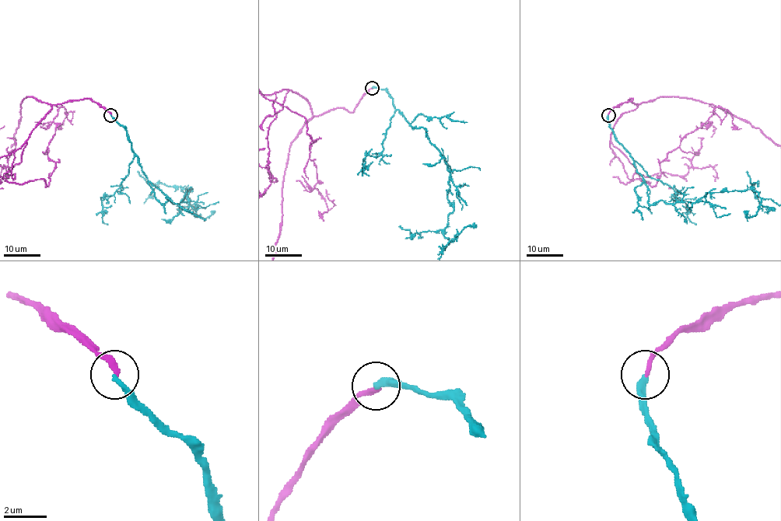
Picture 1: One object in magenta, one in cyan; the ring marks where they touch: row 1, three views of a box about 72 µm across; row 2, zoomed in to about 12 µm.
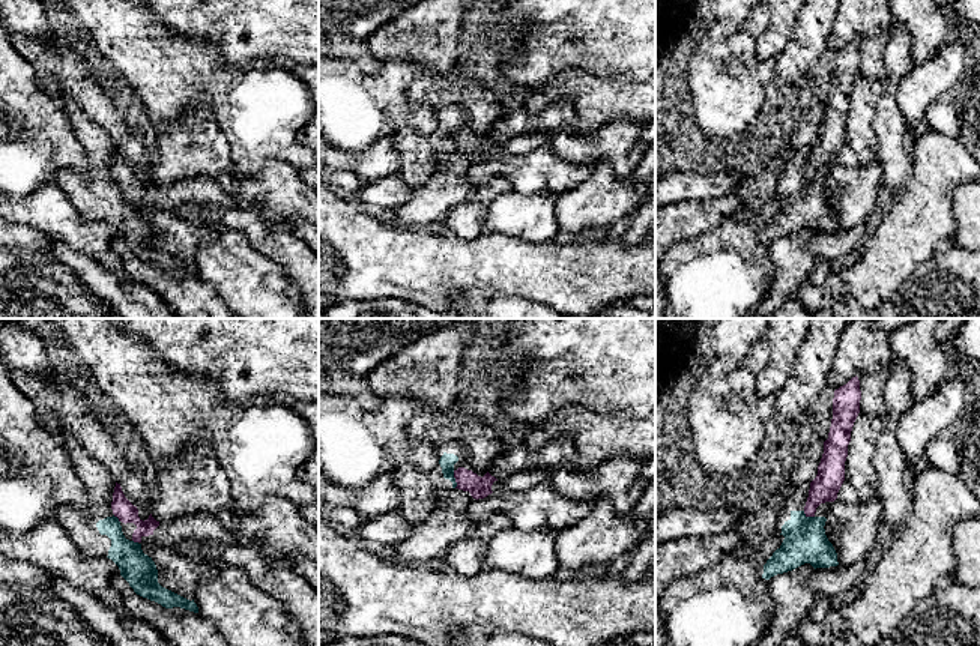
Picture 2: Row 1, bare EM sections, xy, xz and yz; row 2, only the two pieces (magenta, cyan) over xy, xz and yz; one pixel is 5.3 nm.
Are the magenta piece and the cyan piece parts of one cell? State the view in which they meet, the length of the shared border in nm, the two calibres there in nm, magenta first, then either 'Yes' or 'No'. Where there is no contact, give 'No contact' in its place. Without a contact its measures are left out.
Touches magenta in xz. Shared border 100 nm. Thickness 120 nm (magenta) against 90 nm. No

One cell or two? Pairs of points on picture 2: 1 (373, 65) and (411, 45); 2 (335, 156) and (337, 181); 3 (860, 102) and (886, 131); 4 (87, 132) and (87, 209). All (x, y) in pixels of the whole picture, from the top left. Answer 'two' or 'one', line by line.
1: two
2: two
3: two
4: one

